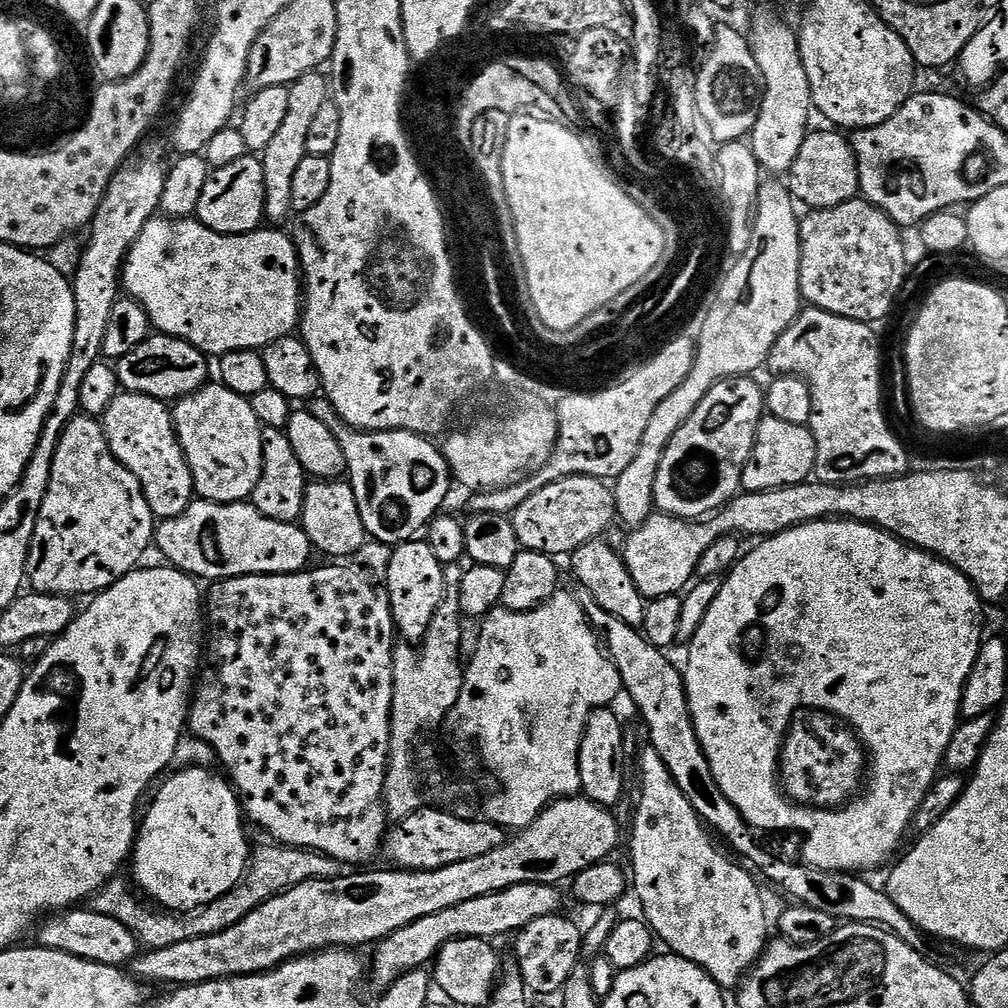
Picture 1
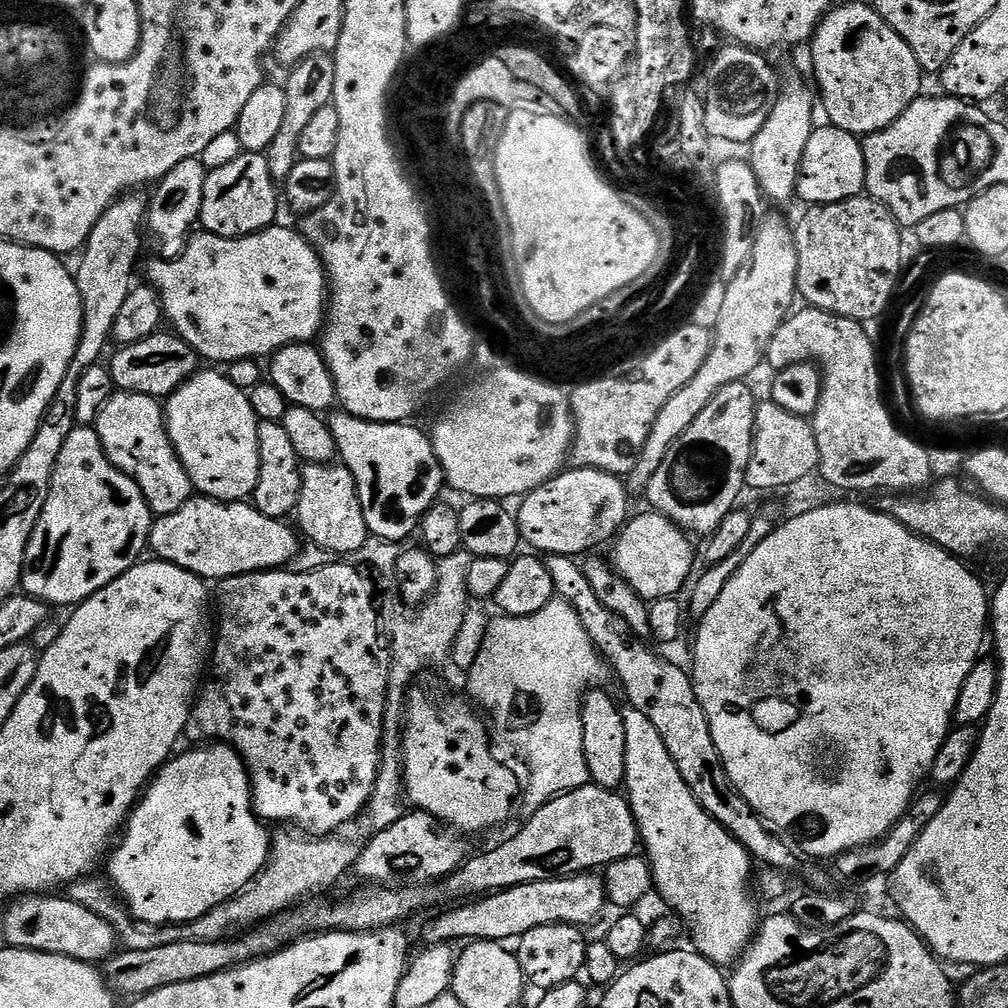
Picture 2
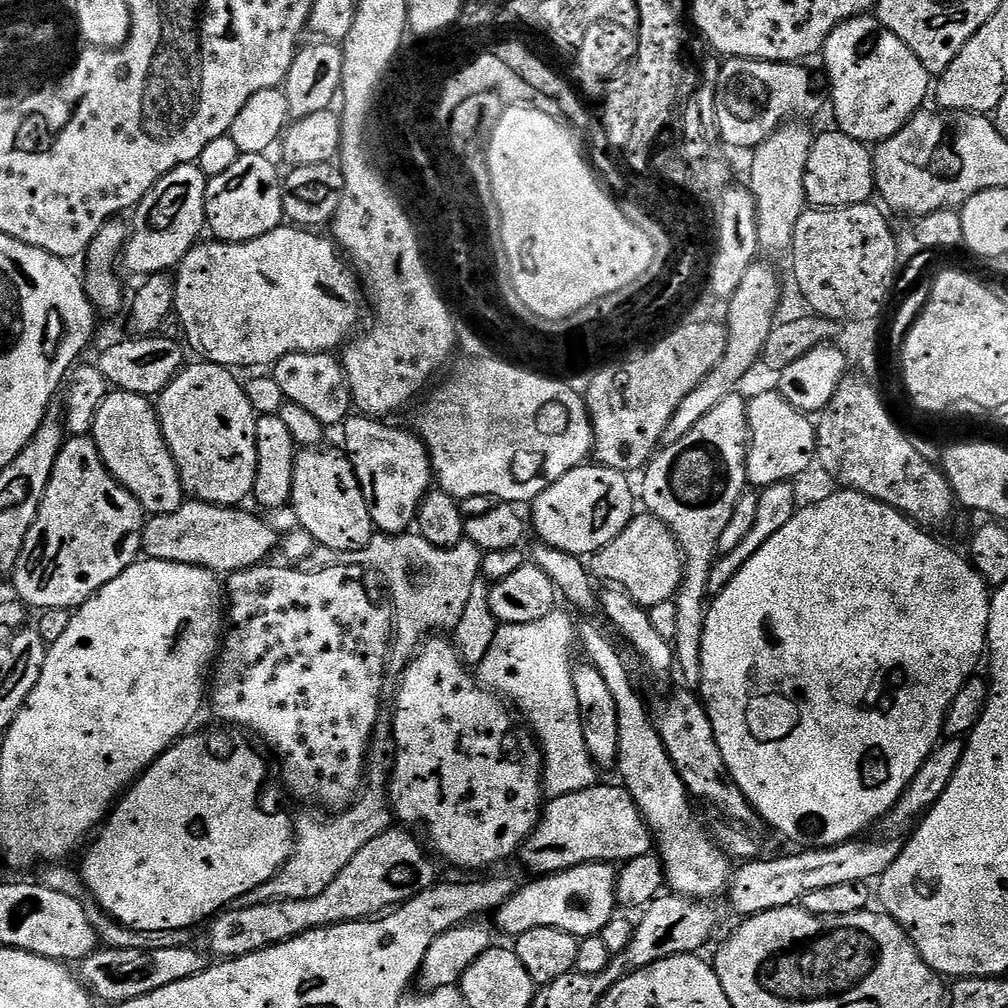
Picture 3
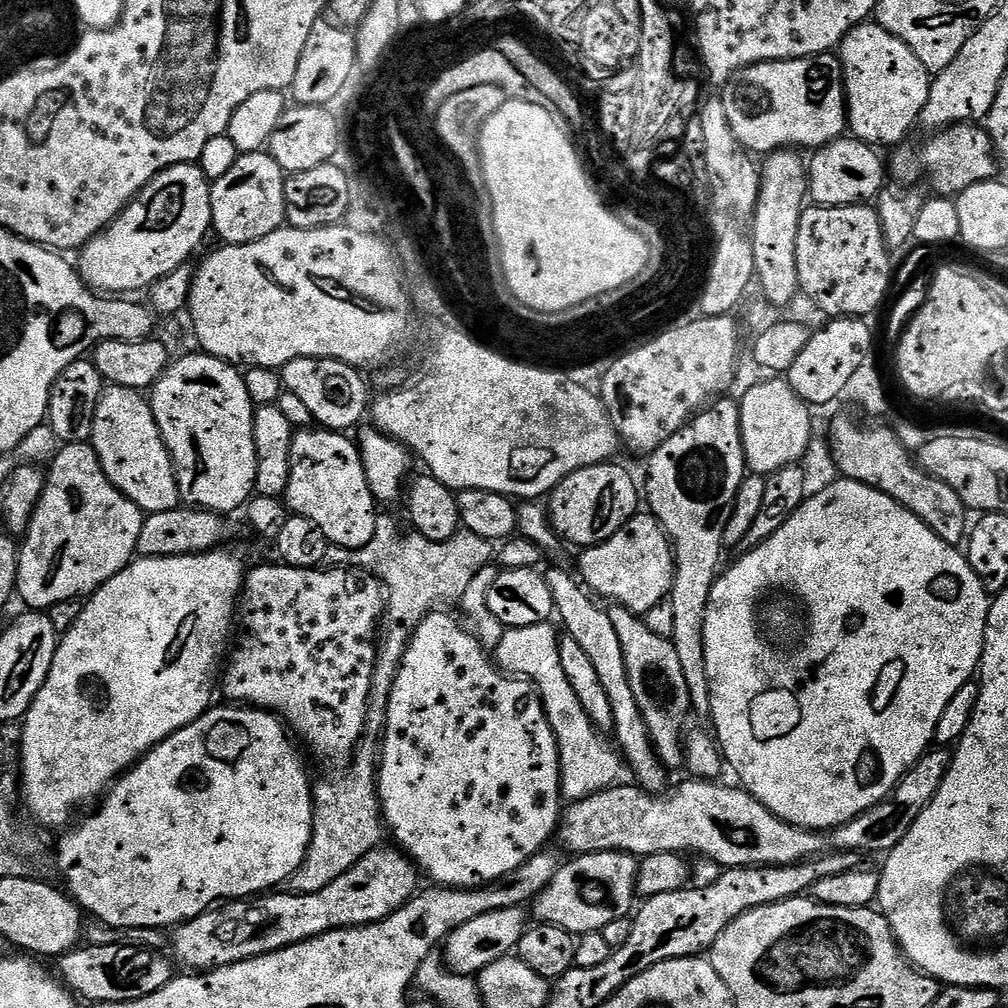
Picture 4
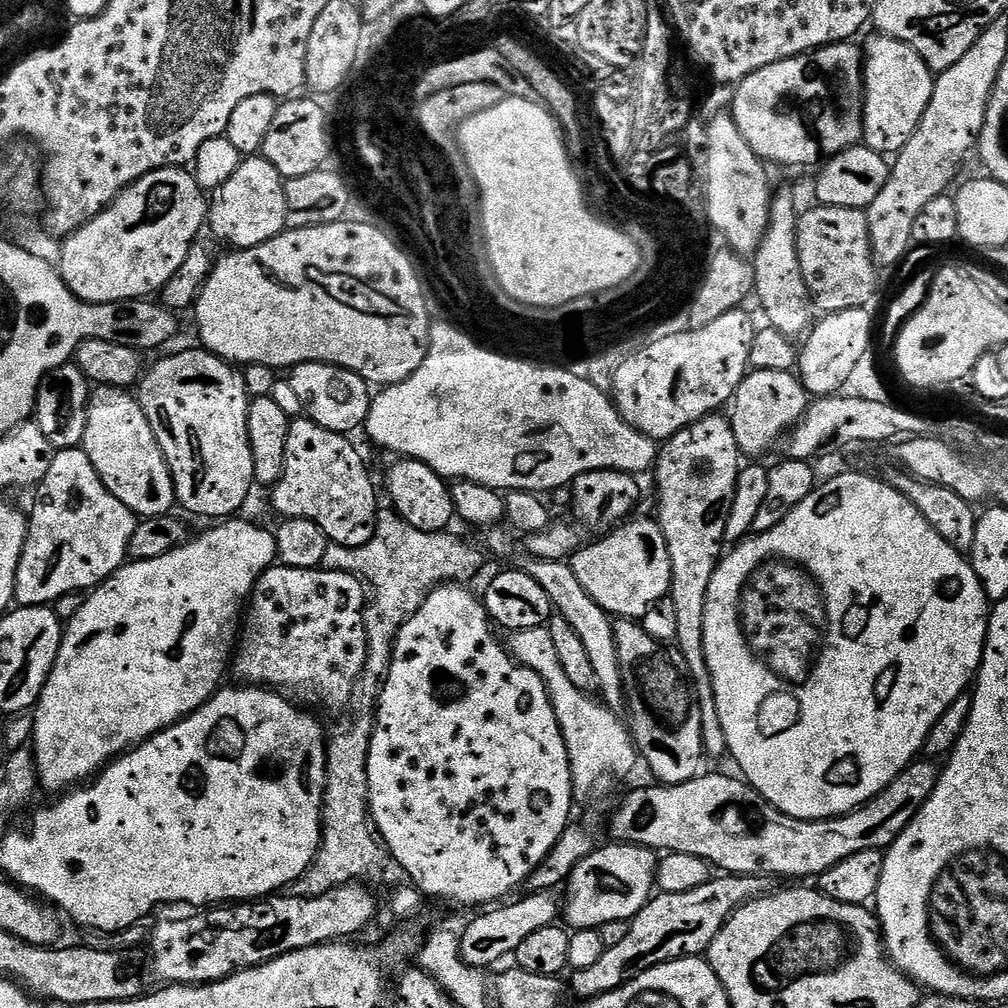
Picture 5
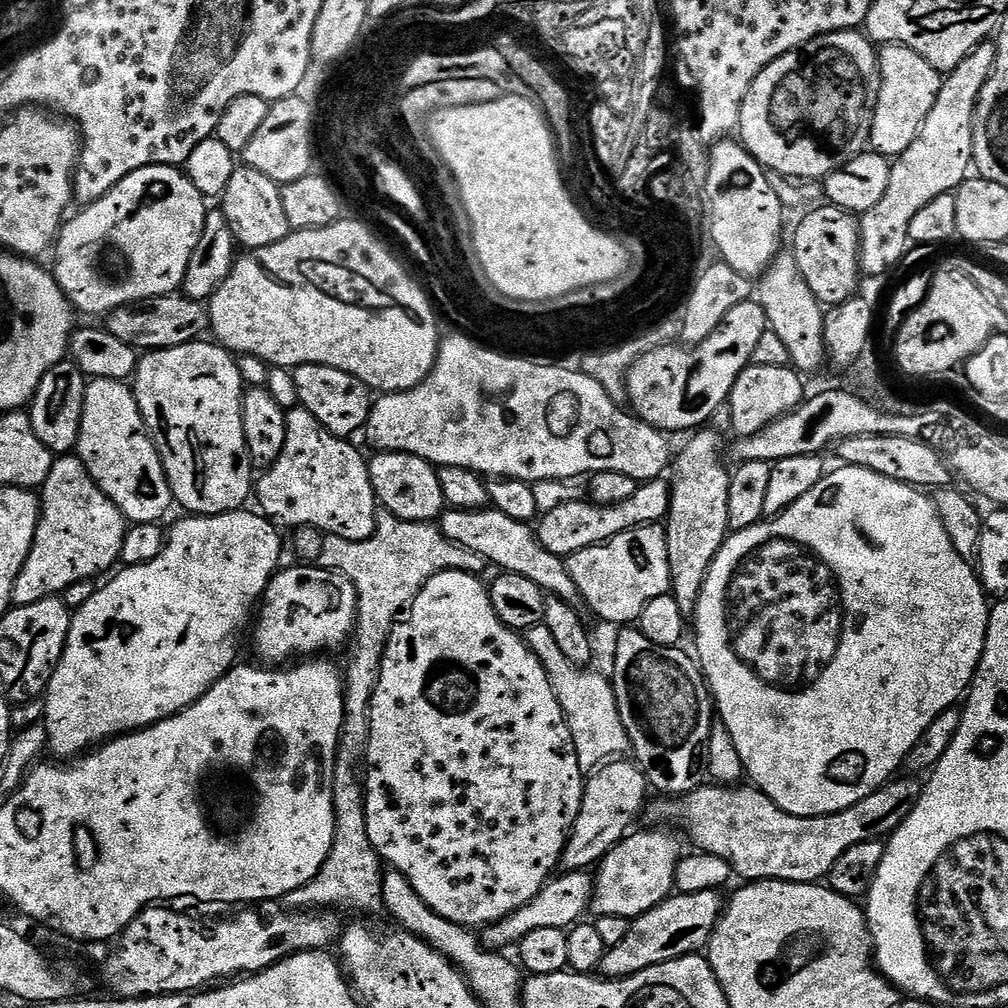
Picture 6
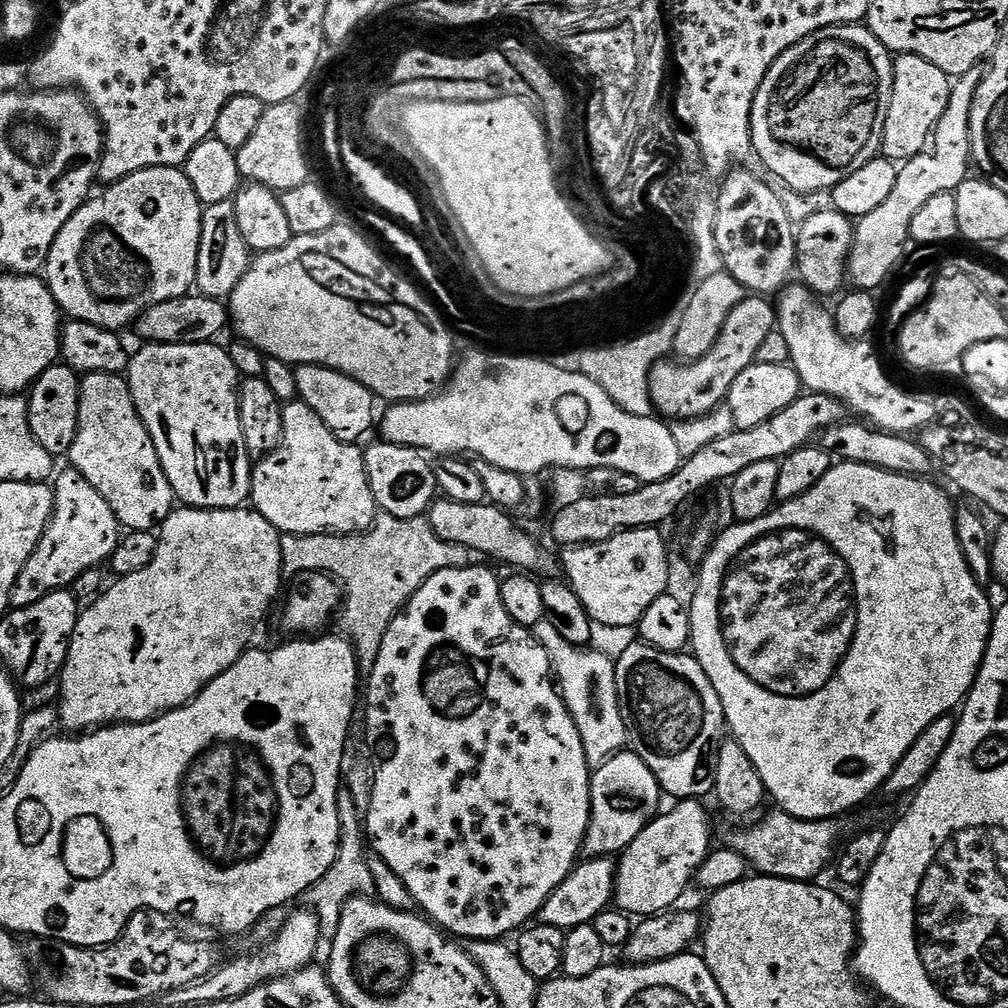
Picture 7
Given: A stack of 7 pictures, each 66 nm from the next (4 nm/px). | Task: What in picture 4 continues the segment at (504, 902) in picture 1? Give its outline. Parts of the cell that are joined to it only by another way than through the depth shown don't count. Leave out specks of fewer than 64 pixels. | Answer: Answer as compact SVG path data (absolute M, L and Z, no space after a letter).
M585 852L561 863L558 874L542 890L530 912L542 924L553 924L573 934L602 932L615 919L627 917L637 903L637 857L627 852Z

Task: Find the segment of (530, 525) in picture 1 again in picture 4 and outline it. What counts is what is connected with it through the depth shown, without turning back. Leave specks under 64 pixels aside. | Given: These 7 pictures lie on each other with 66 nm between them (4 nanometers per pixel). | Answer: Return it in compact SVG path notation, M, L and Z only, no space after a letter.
M608 461L579 468L552 489L546 507L552 531L561 541L569 540L580 550L598 545L609 540L626 521L637 515L638 504L642 502L641 493L639 496L633 476L616 463Z

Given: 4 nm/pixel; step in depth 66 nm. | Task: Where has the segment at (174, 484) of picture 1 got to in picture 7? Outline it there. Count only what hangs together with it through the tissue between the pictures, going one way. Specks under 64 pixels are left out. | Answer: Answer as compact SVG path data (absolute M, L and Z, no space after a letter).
M89 372L81 379L78 434L67 459L106 498L125 529L152 532L174 510L172 487L123 375Z

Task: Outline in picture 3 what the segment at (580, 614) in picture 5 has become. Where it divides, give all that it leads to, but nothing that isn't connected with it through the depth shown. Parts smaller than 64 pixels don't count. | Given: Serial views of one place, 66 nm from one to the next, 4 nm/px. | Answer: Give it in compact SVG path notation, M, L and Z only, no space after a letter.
M582 622L578 628L578 640L581 649L584 648L587 654L585 656L587 661L594 665L602 678L605 679L606 686L609 687L610 694L613 695L618 711L619 734L619 758L616 768L620 770L623 787L627 789L634 798L634 802L640 807L640 813L644 816L644 821L648 823L648 831L654 834L655 843L658 845L658 857L664 865L664 878L667 887L675 895L687 896L689 900L711 901L713 899L711 896L716 896L719 892L721 895L727 889L728 881L734 871L734 864L731 864L733 861L730 859L729 853L717 841L716 845L712 841L711 834L696 821L696 816L692 813L693 801L685 789L685 784L678 777L673 760L666 752L665 744L657 732L650 710L649 708L647 710L643 700L636 692L628 668L611 638L600 627L590 622L584 624Z

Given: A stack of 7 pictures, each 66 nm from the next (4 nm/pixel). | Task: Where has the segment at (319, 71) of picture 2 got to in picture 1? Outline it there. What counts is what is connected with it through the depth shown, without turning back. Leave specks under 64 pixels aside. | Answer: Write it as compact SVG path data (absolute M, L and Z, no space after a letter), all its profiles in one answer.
M313 70L298 78L288 88L290 106L286 110L286 118L282 127L274 133L270 146L262 153L264 177L266 178L266 210L265 217L269 221L284 220L293 215L290 202L290 190L294 183L294 173L298 170L302 158L308 155L306 137L310 134L310 126L318 115L319 108L330 99L330 80L323 71Z

